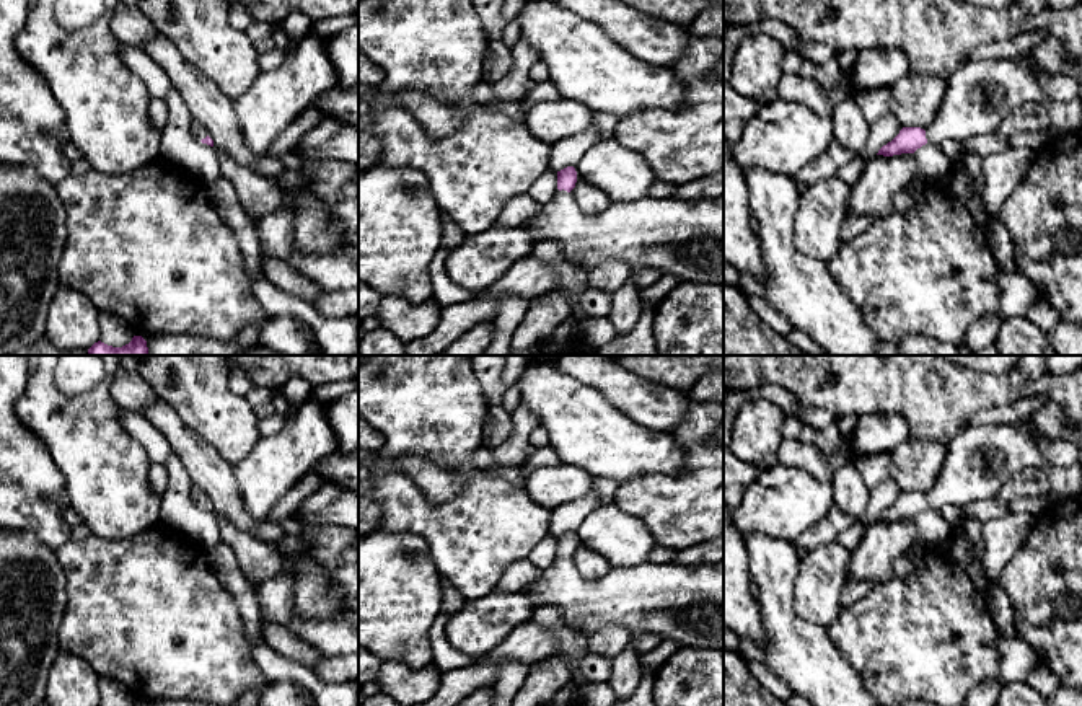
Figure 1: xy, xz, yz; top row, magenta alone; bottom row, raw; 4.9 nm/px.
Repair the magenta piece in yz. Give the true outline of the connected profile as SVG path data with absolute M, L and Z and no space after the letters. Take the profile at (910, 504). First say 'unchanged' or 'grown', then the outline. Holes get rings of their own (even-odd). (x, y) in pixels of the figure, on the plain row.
grown; M1010 424L966 426L948 442L940 476L932 489L926 496L921 492L903 492L877 520L914 518L927 507L940 509L945 504L952 504L963 509L968 502L978 499L999 497L1002 486L1025 468L1049 468L1038 442L1031 437Z

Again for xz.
grown; M567 532L557 536L556 563L543 571L543 577L520 590L534 608L552 603L570 633L593 636L611 623L636 633L673 639L683 646L724 649L724 561L702 566L673 563L644 563L636 567L616 567L598 580L580 576L570 559L577 536Z

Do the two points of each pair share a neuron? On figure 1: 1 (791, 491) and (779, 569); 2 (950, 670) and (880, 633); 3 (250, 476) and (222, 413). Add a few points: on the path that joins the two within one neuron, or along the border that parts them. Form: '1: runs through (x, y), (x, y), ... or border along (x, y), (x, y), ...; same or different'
1: border along (747, 533), (765, 533), (792, 542); different
2: runs through (932, 653), (918, 638), (898, 638); same
3: border along (261, 436), (233, 467); different

